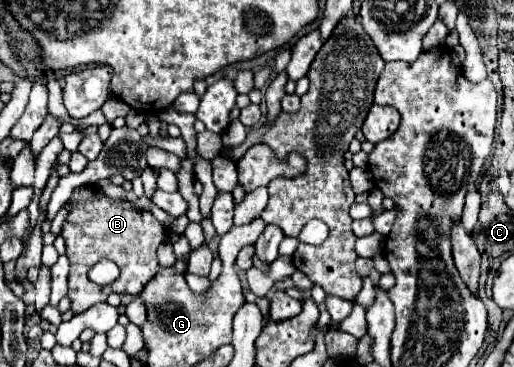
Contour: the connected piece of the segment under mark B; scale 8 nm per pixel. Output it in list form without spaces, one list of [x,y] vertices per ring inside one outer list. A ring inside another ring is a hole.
[[[77,188],[71,196],[71,202],[75,202],[73,210],[69,212],[61,230],[61,236],[67,242],[67,258],[71,262],[69,294],[67,294],[71,300],[71,310],[75,314],[85,312],[89,306],[97,302],[105,302],[111,292],[121,292],[121,294],[141,292],[145,284],[159,270],[157,248],[165,240],[165,228],[155,220],[153,214],[149,212],[141,214],[123,200],[113,200],[99,190]],[[103,258],[113,260],[121,270],[119,278],[109,286],[99,286],[91,282],[87,276],[93,264],[97,264]]]

